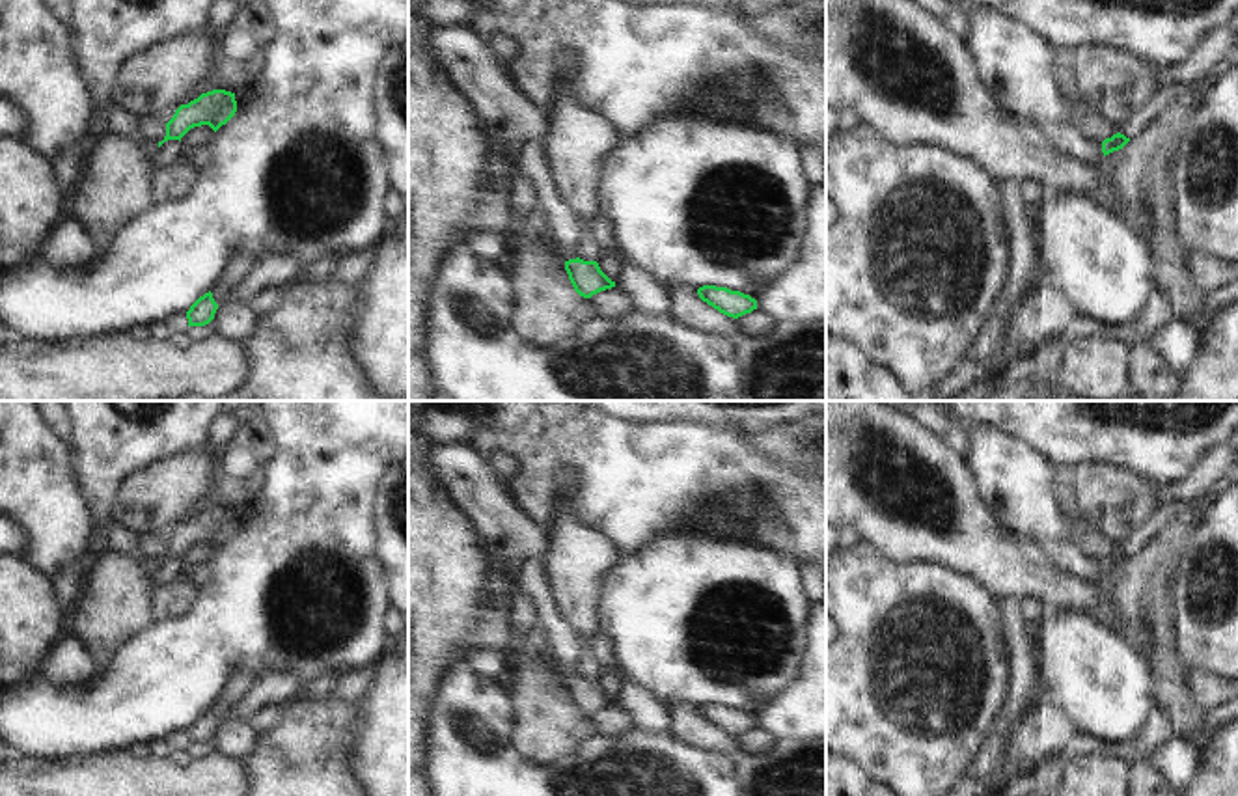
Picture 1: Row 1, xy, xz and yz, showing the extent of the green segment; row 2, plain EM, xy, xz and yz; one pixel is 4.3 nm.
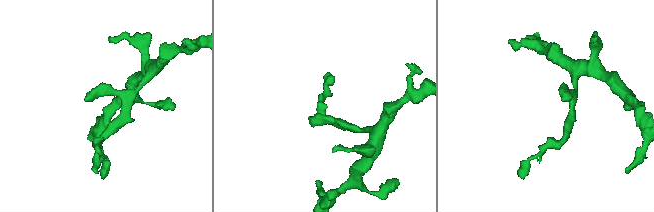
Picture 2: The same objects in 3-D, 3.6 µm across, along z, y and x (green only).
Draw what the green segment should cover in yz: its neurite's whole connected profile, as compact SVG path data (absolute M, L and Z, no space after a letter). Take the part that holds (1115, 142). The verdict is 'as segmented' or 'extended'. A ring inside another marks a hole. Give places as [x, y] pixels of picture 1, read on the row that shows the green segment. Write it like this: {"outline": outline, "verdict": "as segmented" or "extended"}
{"outline": "M1070 119L1052 123L1048 127L1048 138L1055 149L1091 164L1098 164L1102 155L1106 157L1113 151L1119 151L1130 142L1130 138L1121 132L1106 138L1104 142L1089 140Z", "verdict": "extended"}

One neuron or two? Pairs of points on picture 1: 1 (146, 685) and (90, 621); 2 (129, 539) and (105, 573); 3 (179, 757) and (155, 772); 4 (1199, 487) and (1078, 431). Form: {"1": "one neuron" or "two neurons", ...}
{"1": "two neurons", "2": "two neurons", "3": "two neurons", "4": "two neurons"}

